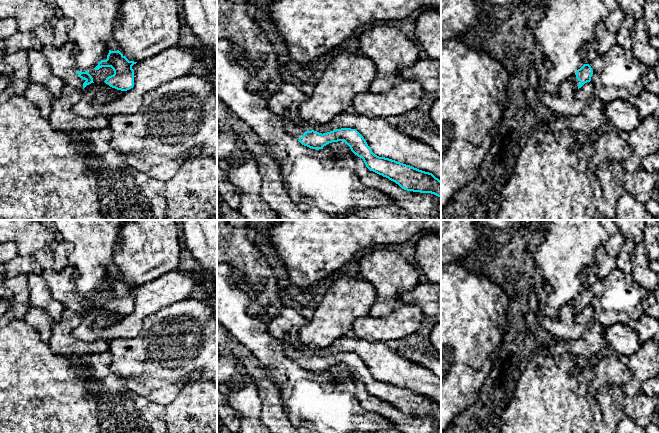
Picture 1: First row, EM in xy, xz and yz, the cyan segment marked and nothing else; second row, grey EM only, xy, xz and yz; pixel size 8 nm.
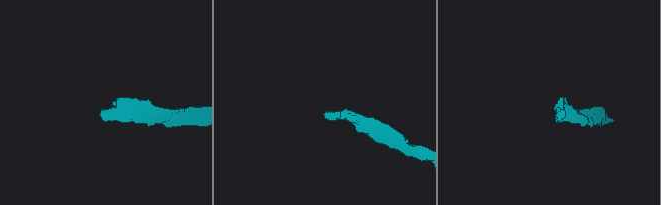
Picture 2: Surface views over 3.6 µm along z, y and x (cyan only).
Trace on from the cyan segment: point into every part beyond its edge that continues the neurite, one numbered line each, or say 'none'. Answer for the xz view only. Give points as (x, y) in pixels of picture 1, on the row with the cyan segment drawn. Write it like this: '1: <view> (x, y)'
1: xz (292, 127)

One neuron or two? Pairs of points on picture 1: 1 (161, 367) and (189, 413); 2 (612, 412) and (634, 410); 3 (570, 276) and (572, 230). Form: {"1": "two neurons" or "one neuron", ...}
{"1": "two neurons", "2": "one neuron", "3": "one neuron"}

